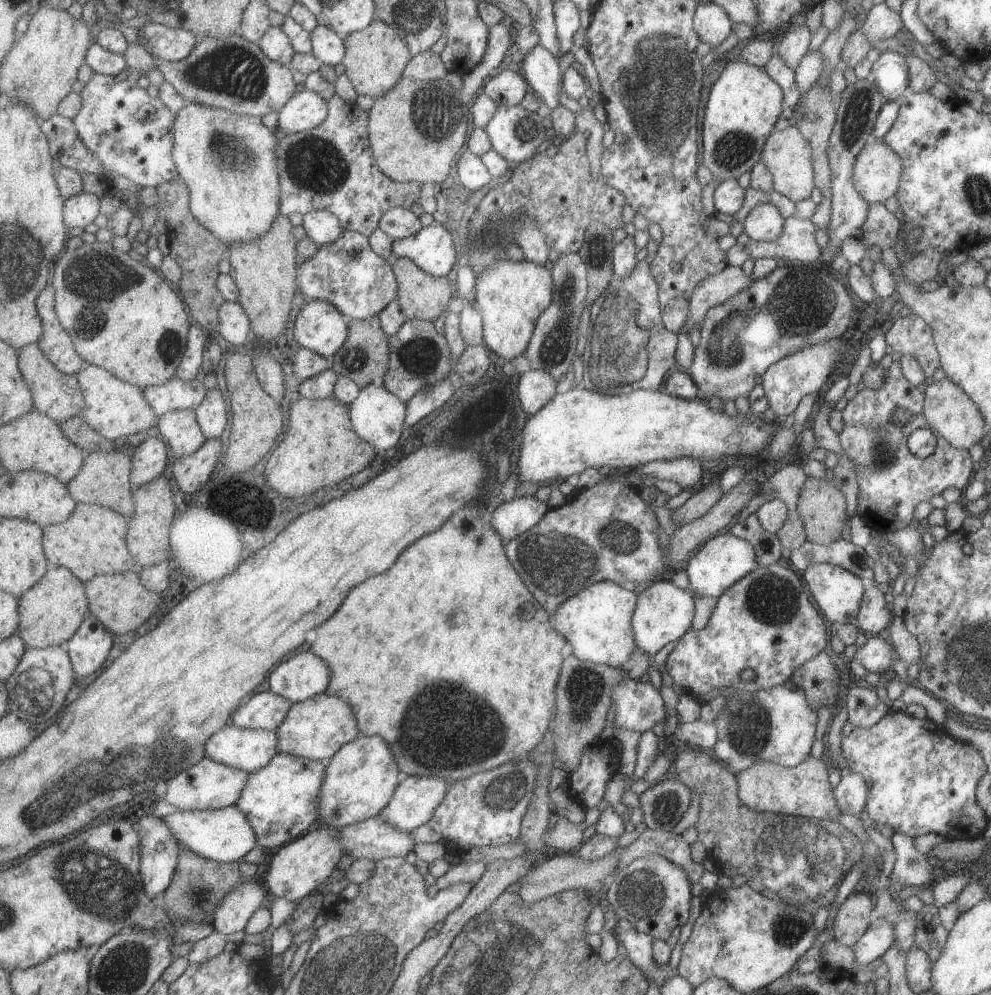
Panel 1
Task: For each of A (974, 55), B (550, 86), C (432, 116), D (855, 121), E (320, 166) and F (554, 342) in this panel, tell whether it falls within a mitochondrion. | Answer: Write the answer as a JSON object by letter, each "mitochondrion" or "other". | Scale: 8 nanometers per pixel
{"A":"other","B":"other","C":"mitochondrion","D":"mitochondrion","E":"mitochondrion","F":"mitochondrion"}

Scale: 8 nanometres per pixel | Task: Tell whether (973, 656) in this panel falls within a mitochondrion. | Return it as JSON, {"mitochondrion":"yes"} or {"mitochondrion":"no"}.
{"mitochondrion":"yes"}

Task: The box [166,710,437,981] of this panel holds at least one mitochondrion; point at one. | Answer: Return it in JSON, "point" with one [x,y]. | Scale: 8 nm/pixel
{"point":[198,898]}

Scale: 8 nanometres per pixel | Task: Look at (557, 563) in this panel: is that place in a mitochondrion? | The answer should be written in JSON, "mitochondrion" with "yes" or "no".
{"mitochondrion":"yes"}

